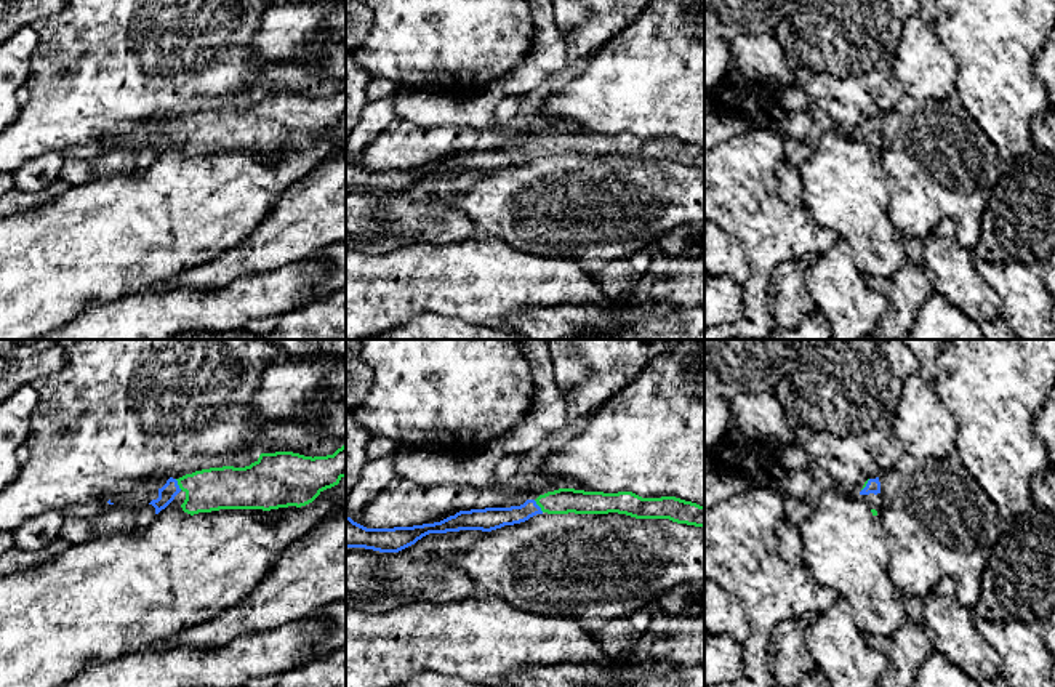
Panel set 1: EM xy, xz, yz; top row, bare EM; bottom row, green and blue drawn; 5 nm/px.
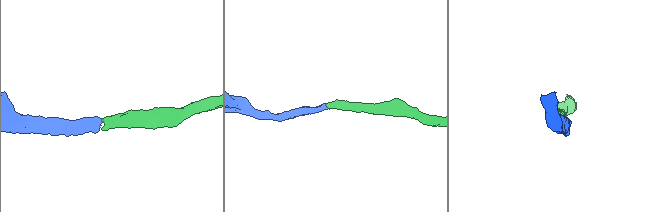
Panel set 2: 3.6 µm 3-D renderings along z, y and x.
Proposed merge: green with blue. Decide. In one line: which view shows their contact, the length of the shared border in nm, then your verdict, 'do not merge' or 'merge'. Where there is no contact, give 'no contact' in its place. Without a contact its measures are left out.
contact in xz; length 80 nm; merge

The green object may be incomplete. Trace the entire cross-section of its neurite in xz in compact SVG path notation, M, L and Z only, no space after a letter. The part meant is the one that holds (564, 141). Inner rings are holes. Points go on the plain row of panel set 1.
M559 130L527 141L520 147L459 152L440 163L413 168L367 170L346 159L346 189L399 194L429 175L459 171L491 173L528 162L536 155L608 155L636 160L669 160L677 165L704 168L704 147L676 138L642 139L632 133L604 135Z

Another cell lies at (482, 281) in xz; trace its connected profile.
M477 234L447 245L413 243L381 255L346 248L346 339L368 339L421 312L456 317L469 325L499 327L511 314L527 307L599 306L616 312L600 283L575 258L546 258L520 251L498 237Z

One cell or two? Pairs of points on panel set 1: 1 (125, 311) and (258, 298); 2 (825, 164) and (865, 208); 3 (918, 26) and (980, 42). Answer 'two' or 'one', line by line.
1: one
2: one
3: two

